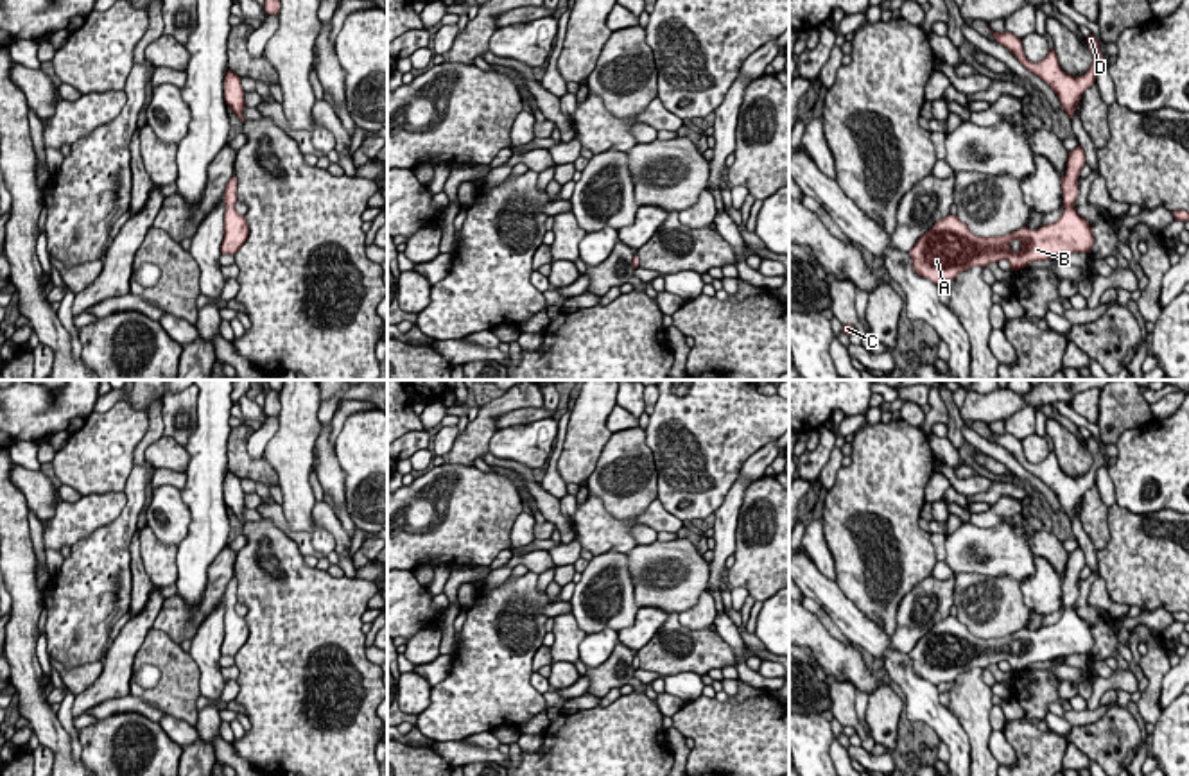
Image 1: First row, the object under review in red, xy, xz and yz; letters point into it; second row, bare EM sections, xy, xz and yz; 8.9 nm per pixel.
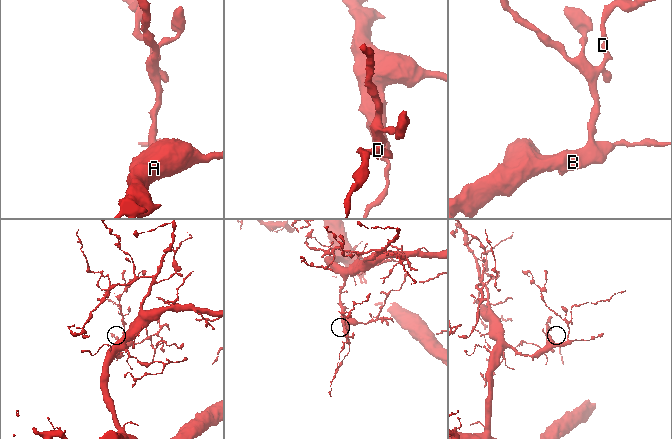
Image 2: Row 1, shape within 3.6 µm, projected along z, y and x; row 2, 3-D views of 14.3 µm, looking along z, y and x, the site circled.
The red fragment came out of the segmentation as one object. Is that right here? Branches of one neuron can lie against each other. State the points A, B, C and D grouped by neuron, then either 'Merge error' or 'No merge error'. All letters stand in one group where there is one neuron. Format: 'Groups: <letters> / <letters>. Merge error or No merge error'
Groups: A B C / D. Merge error

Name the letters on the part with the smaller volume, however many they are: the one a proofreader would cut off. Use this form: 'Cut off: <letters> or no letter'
Cut off: D

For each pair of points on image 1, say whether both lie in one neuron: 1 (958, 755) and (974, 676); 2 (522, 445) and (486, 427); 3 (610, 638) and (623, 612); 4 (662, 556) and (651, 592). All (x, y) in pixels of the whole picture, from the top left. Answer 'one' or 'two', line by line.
1: two
2: two
3: two
4: one

